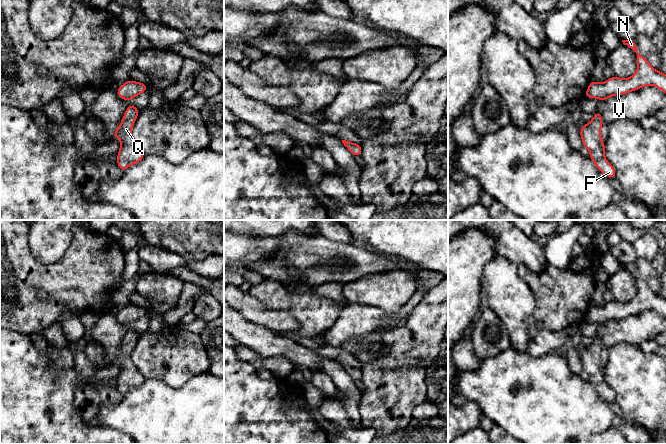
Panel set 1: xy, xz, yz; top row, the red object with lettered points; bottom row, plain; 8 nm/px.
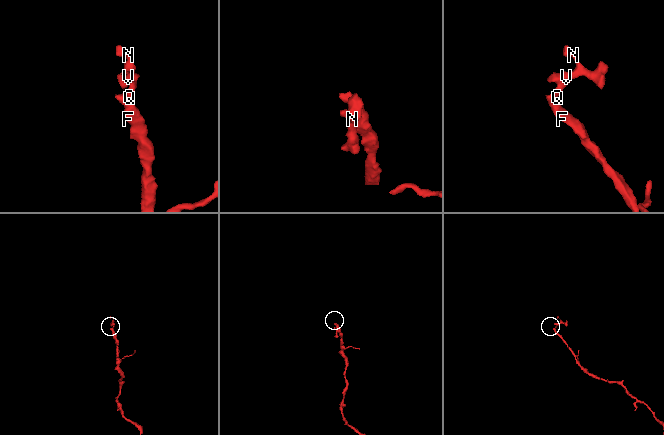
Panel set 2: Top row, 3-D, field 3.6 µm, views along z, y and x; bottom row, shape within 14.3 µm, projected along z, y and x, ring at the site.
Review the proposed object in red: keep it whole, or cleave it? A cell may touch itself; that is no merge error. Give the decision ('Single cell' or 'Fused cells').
Single cell

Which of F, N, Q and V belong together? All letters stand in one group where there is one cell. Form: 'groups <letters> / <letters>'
groups F N Q V

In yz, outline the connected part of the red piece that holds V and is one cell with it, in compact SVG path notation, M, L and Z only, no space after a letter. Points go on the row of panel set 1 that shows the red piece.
M634 39L622 40L623 44L631 48L637 56L637 71L630 78L611 77L604 83L592 80L586 90L586 98L597 98L604 101L611 96L627 94L631 91L653 85L666 94L666 74L655 70L639 53Z

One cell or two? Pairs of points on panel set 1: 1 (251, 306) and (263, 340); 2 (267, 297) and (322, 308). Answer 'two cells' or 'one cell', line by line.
1: two cells
2: one cell

